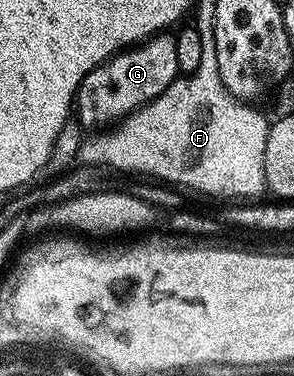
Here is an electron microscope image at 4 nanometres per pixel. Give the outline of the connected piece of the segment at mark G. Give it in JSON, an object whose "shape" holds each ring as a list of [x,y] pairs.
{"shape":[[[163,32],[155,34],[153,38],[147,38],[145,42],[139,42],[136,46],[131,46],[129,50],[121,50],[104,64],[92,68],[92,72],[88,72],[88,76],[84,76],[82,82],[116,82],[116,110],[118,112],[122,110],[128,115],[142,106],[149,106],[150,102],[163,94],[179,76],[180,71],[176,64],[176,37],[173,33]]]}

